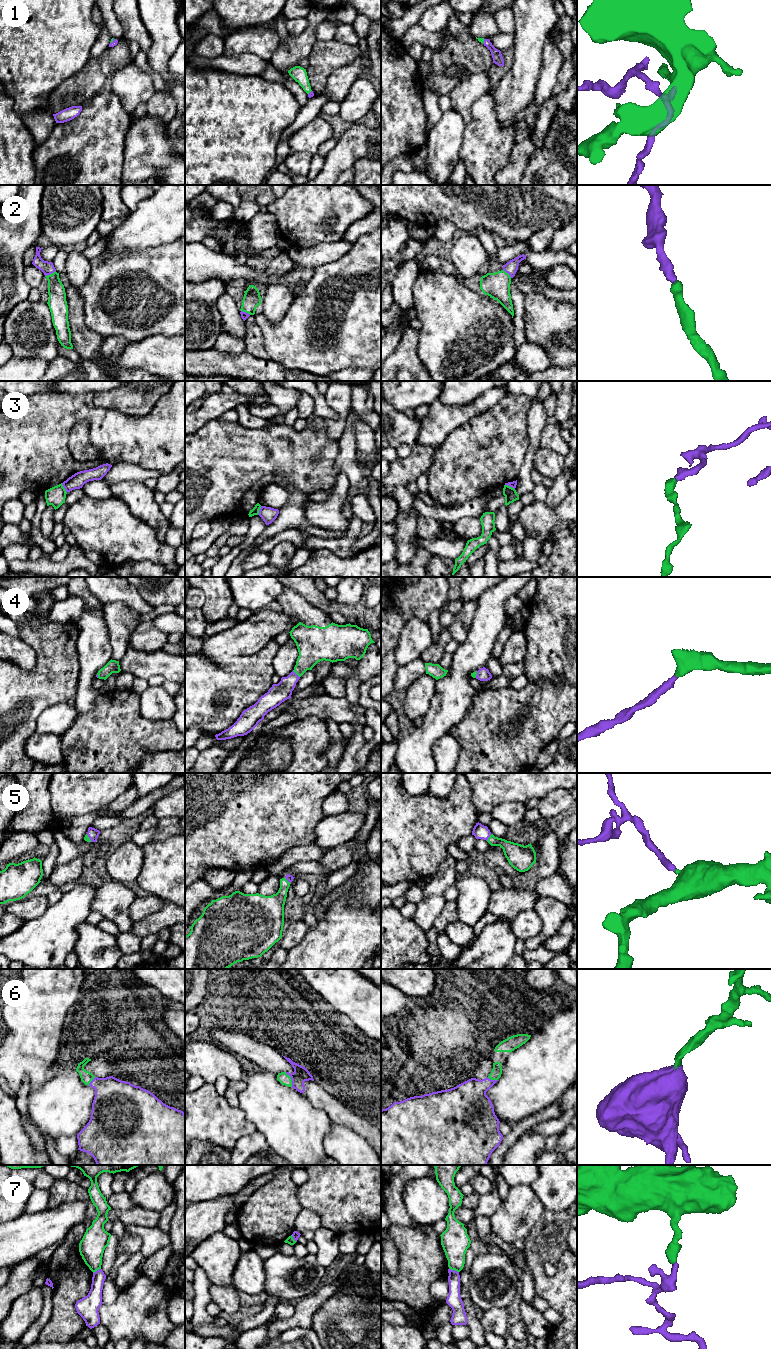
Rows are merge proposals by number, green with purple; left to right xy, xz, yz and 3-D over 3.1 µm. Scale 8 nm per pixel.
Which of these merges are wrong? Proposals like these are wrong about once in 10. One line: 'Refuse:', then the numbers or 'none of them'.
Refuse: 3, 7

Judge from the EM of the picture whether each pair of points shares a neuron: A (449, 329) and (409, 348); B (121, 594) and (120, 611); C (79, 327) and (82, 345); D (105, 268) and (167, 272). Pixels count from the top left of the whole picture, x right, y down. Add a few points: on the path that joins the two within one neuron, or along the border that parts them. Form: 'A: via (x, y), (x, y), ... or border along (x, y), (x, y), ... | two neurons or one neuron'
A: border along (418, 331), (417, 354), (424, 366) | two neurons
B: border along (104, 604), (121, 602), (140, 614) | two neurons
C: via (79, 331), (82, 341) | one neuron
D: via (120, 268), (142, 268), (147, 272), (152, 272) | one neuron

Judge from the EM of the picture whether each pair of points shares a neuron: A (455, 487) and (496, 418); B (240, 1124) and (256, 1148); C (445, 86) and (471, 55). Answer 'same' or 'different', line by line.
A: same
B: different
C: same

